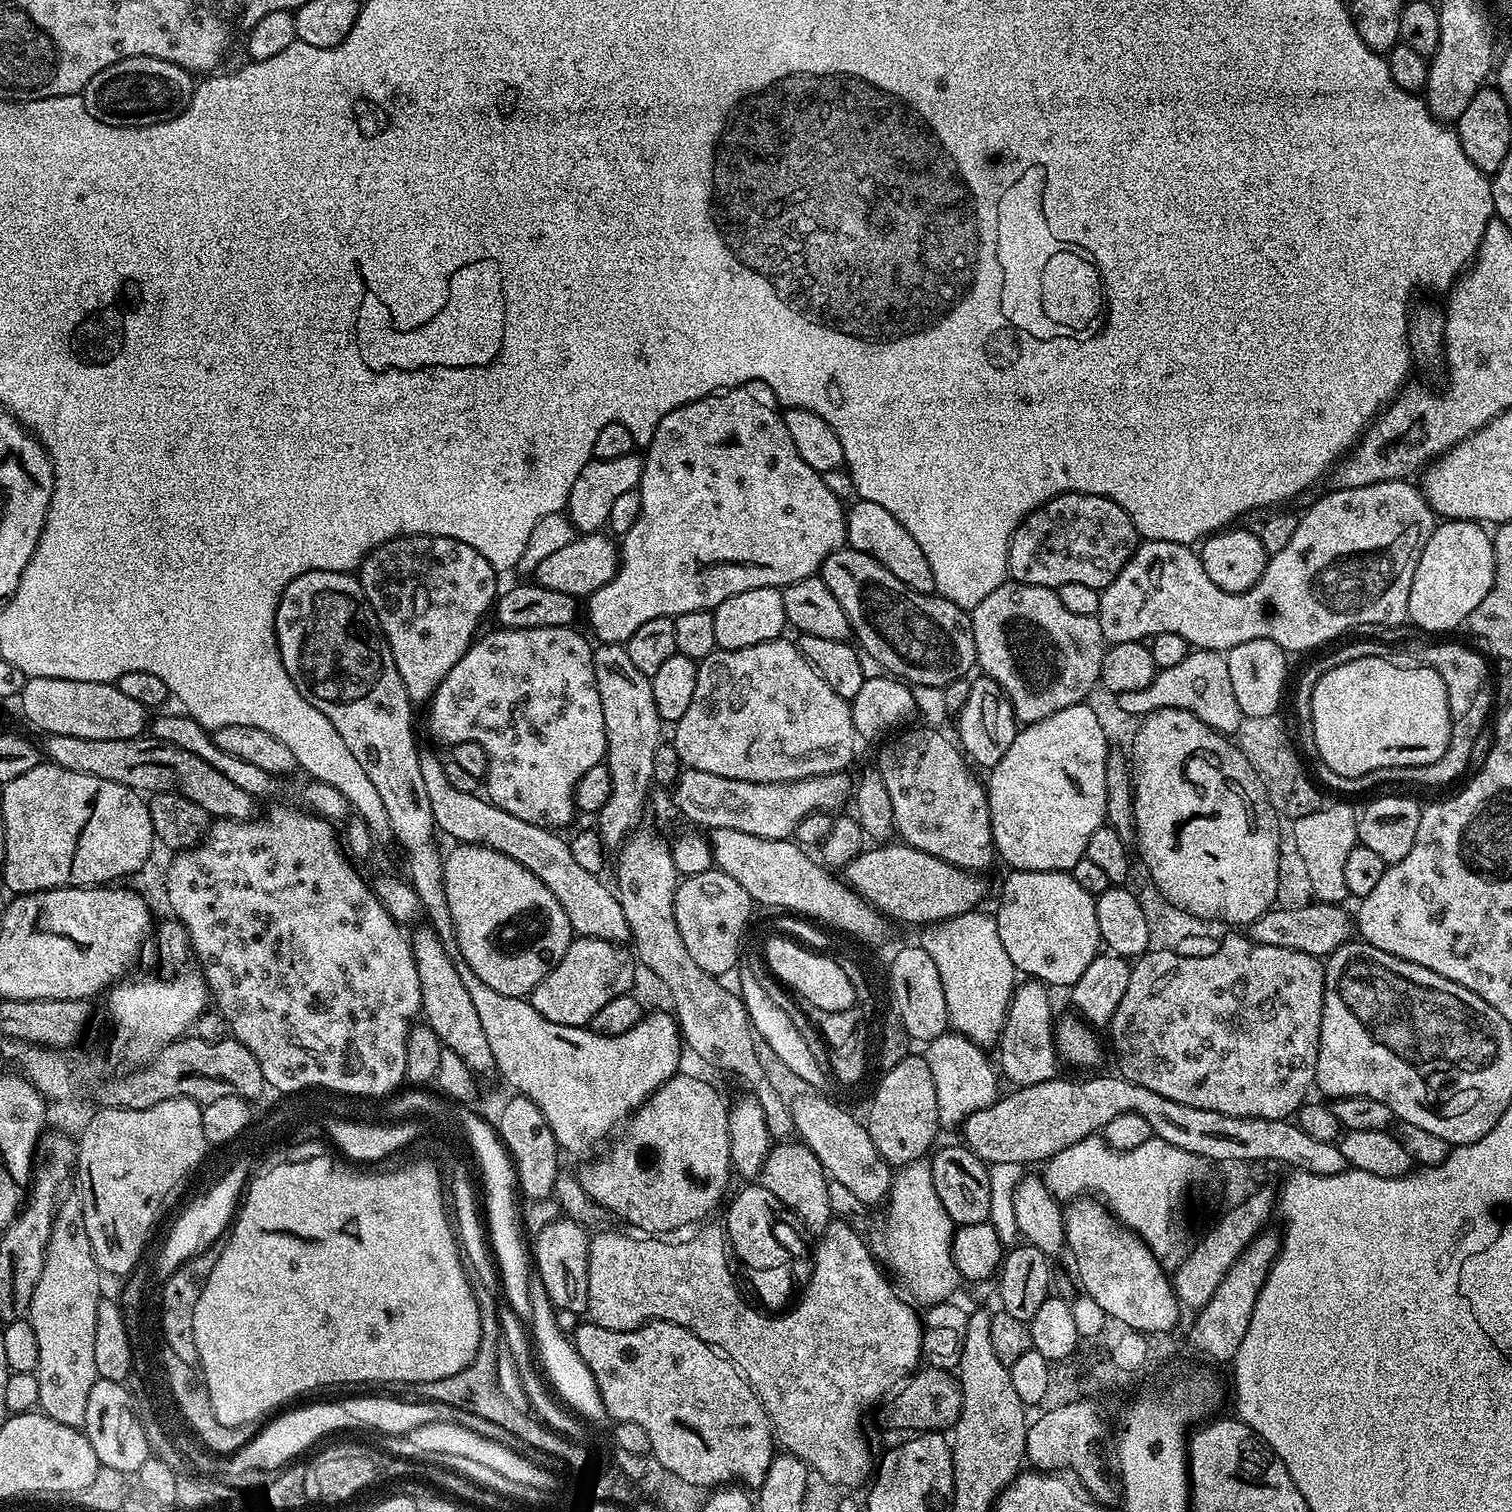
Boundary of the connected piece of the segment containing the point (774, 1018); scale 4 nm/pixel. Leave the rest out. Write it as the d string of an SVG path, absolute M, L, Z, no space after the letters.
M741 961L736 975L740 980L739 995L747 1010L748 1019L753 1031L759 1036L759 1039L766 1042L767 1046L772 1050L773 1054L778 1058L779 1062L798 1079L802 1080L806 1085L812 1087L809 1089L822 1092L830 1083L829 1073L820 1068L814 1059L806 1041L798 1032L798 1028L792 1023L792 1019L785 1010L782 1010L772 1001L771 997L765 993L765 989L761 987L761 983L757 981L753 969L746 963Z

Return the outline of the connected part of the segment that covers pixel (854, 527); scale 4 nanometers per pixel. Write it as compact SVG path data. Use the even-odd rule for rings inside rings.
M857 499L855 503L853 508L847 509L844 518L848 535L847 547L862 554L870 554L870 558L882 562L882 566L886 566L886 570L890 570L894 578L902 578L906 586L919 592L935 593L934 570L930 570L930 562L926 562L926 554L922 554L922 549L906 531L906 526L902 526L902 522L894 518L894 514L888 513L884 507L877 506L875 502Z

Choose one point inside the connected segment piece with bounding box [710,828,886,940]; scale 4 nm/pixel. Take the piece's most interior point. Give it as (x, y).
(777, 873)

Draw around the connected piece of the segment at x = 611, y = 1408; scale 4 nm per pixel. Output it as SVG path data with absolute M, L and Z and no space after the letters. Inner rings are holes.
M665 1320L649 1321L633 1331L606 1330L597 1324L584 1322L576 1333L571 1333L570 1339L582 1361L590 1368L609 1417L616 1422L634 1422L642 1426L642 1430L650 1434L651 1455L658 1462L664 1460L662 1466L672 1460L677 1474L684 1459L692 1459L692 1485L700 1490L712 1490L729 1482L739 1482L752 1490L759 1489L774 1455L772 1421L768 1419L768 1411L762 1407L755 1409L756 1416L748 1413L748 1404L757 1403L753 1388L708 1388L708 1372L728 1372L734 1368L732 1361L719 1348L707 1344L690 1330Z

